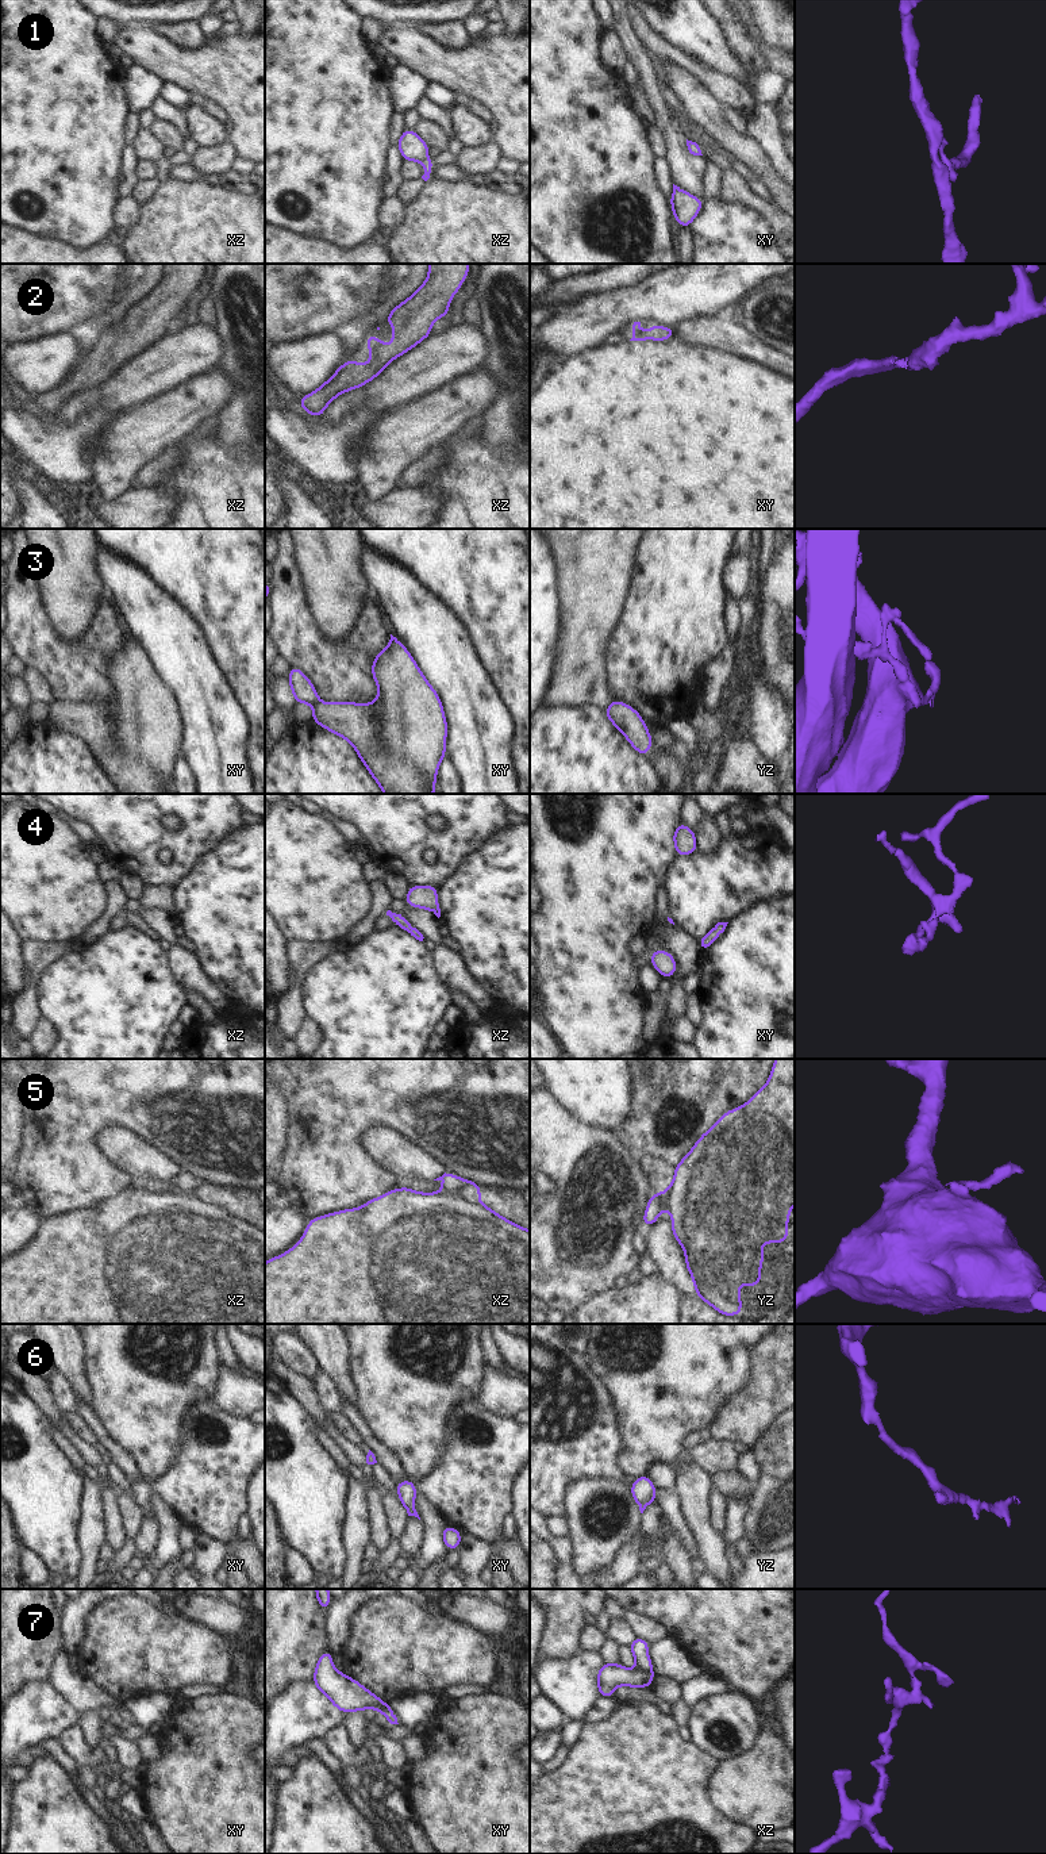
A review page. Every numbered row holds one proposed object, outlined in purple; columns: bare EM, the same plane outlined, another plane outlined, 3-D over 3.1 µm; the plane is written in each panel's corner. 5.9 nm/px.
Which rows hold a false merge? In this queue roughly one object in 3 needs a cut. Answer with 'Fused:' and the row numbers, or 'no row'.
Fused: 3, 5, 7

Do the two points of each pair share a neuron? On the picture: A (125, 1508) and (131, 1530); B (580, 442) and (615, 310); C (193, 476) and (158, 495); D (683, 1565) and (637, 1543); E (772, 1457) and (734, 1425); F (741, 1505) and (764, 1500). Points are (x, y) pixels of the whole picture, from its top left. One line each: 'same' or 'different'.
A: same
B: different
C: different
D: same
E: different
F: different

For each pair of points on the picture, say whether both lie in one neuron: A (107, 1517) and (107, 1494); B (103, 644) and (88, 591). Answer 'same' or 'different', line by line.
A: same
B: different

